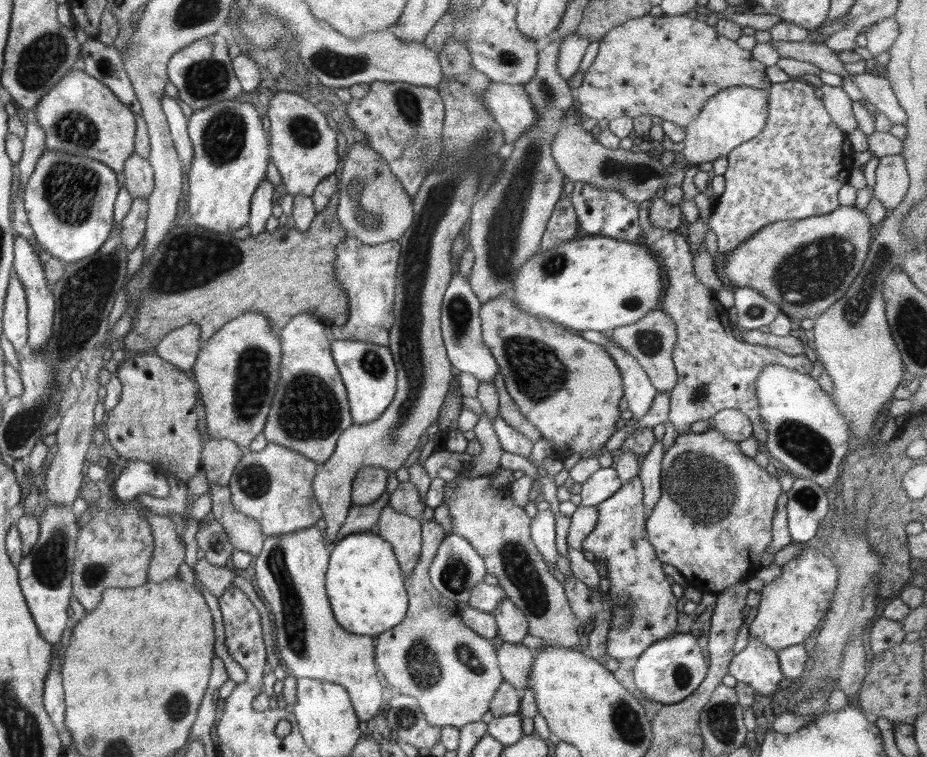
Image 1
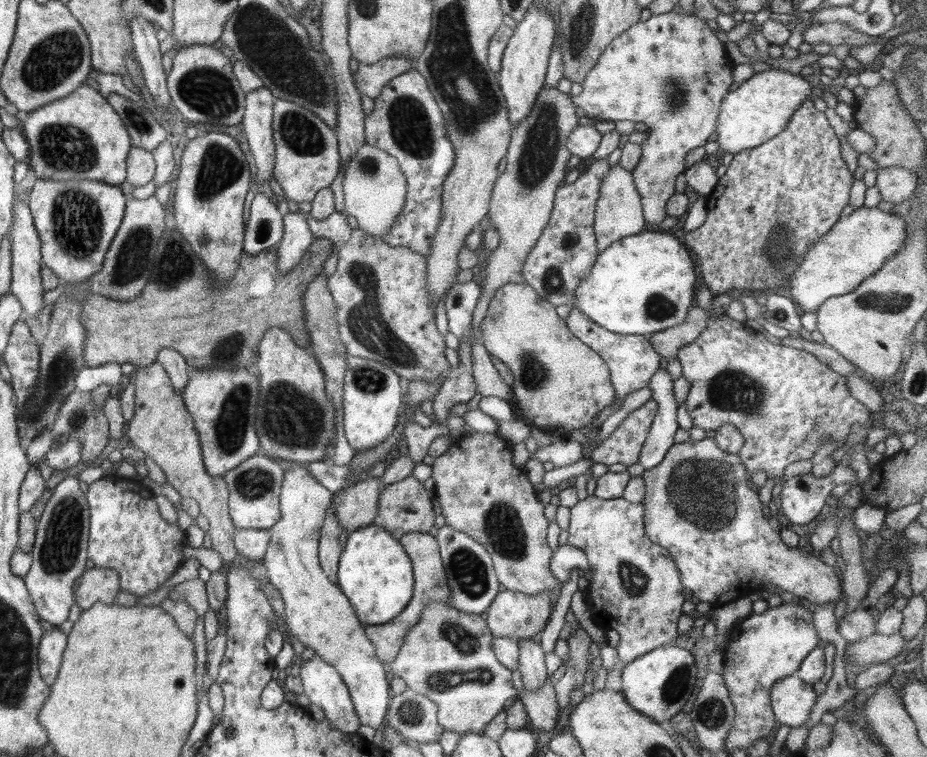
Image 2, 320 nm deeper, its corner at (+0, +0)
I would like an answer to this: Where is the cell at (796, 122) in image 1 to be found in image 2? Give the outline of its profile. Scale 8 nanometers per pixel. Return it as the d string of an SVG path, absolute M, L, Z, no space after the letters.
M806 99L802 102L798 111L790 117L790 123L786 125L786 129L780 132L774 139L768 140L766 143L760 144L758 147L750 148L749 150L738 152L735 154L726 174L718 180L714 190L707 195L706 210L707 217L702 226L690 232L684 231L683 244L690 250L690 253L696 256L698 260L698 269L701 271L701 278L710 289L714 296L724 295L732 288L747 288L747 289L768 289L768 288L787 288L787 282L791 278L791 273L799 265L799 260L808 253L808 248L812 247L816 241L822 239L826 233L837 223L841 217L842 209L849 203L850 191L852 186L853 174L852 168L846 165L842 160L840 152L840 142L836 134L833 132L829 120L825 113L816 110L813 101Z

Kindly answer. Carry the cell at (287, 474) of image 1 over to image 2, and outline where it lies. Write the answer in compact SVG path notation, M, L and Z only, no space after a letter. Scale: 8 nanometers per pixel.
M254 455L223 475L229 490L229 515L235 528L269 529L280 520L280 493L284 469L270 457Z

